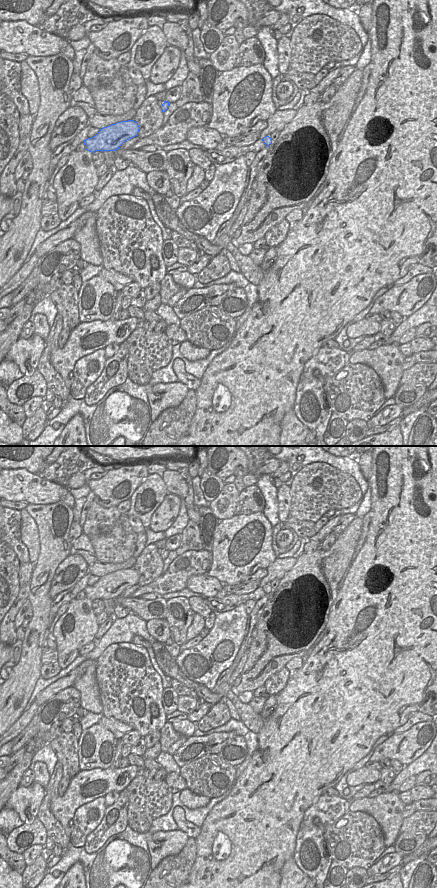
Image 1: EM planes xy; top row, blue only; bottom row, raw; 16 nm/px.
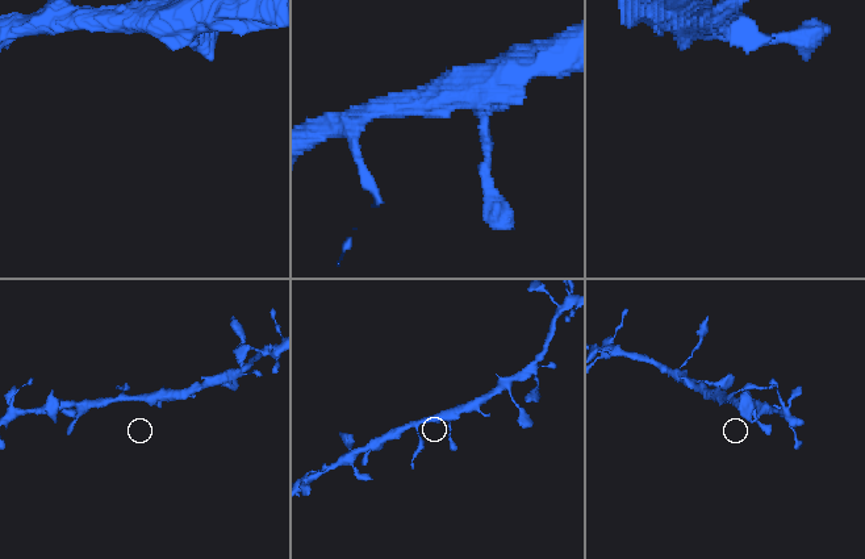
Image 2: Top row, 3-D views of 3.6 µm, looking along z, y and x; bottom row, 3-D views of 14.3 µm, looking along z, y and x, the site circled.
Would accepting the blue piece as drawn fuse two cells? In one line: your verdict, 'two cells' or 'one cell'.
one cell

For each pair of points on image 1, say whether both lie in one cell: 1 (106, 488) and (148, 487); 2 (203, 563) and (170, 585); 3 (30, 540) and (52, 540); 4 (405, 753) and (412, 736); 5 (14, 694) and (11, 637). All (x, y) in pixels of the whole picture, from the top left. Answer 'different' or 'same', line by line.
1: different
2: same
3: different
4: same
5: different

